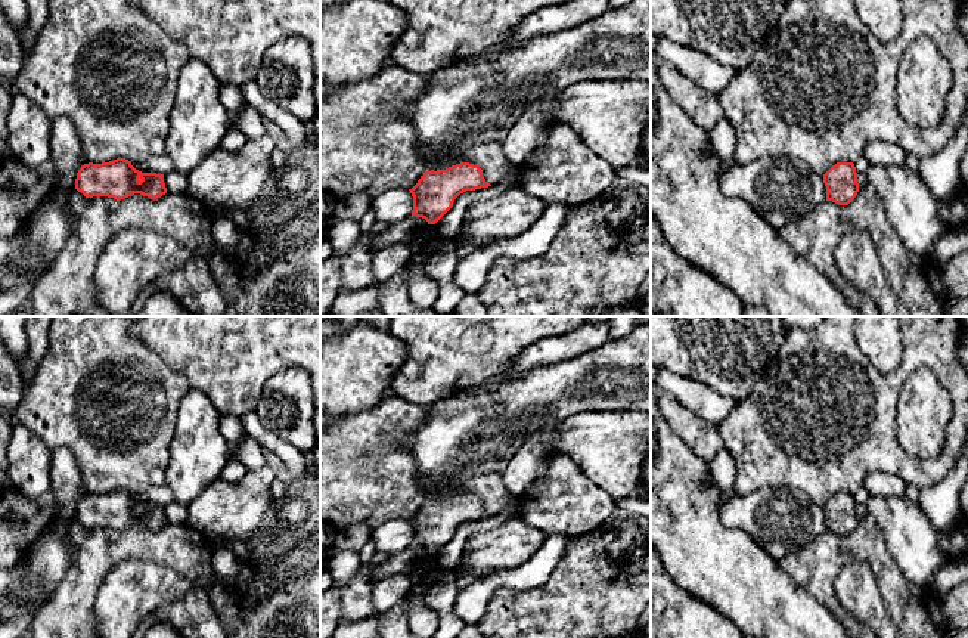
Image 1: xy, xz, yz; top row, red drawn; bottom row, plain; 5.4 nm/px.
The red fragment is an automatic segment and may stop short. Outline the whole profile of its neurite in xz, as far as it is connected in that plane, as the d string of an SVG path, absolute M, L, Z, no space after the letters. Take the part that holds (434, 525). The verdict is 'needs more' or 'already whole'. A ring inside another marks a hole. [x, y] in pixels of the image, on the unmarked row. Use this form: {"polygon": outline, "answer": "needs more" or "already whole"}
{"polygon": "M460 493L446 501L425 502L418 514L409 520L413 527L413 543L390 557L370 574L370 583L391 574L410 573L429 555L435 555L452 538L454 530L466 523L488 518L478 496Z", "answer": "needs more"}

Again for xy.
{"polygon": "M125 489L81 496L75 520L86 529L108 527L114 530L125 530L134 524L156 530L167 524L164 505L142 504Z", "answer": "already whole"}

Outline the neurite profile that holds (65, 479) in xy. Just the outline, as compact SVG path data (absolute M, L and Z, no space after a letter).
M68 447L50 449L50 490L58 505L58 520L75 520L78 501L84 496L81 489L81 473L75 458Z

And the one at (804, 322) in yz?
M781 316L781 318L788 329L791 328L809 329L820 323L825 316Z

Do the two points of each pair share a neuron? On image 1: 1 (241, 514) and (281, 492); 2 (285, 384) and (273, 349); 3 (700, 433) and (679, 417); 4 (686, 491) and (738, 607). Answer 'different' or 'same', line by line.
1: different
2: different
3: same
4: same

